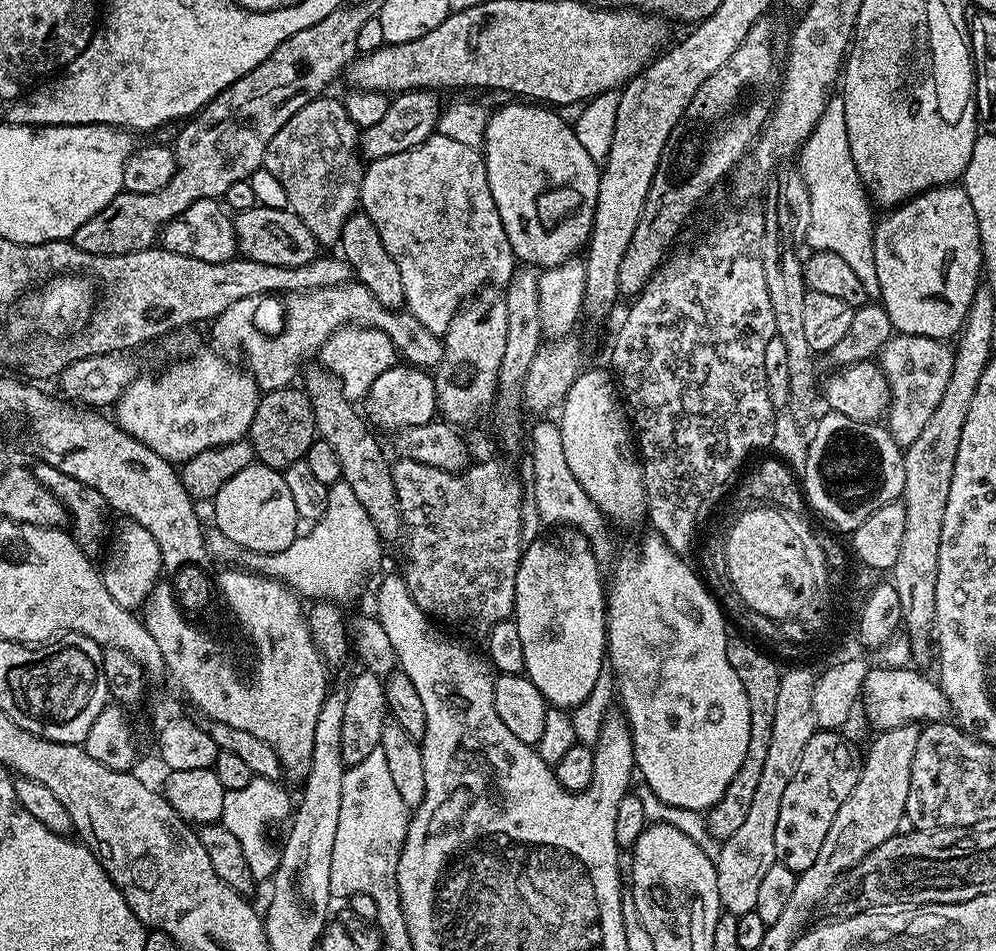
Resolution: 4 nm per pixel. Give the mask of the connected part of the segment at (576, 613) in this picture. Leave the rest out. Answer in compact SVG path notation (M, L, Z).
M564 526L553 534L549 540L544 540L541 544L532 544L523 549L516 575L516 607L514 609L514 619L518 626L518 639L522 642L522 658L524 659L524 672L528 680L538 686L538 690L544 695L553 708L571 710L577 708L580 703L594 690L594 682L598 682L598 674L606 668L606 649L608 646L608 622L606 619L606 580L600 577L601 561L596 560L592 553L588 538L577 532L574 527Z

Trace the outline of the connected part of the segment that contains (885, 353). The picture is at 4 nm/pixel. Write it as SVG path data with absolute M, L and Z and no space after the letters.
M893 334L878 355L878 367L884 373L890 400L886 413L886 427L894 442L907 446L922 434L922 426L930 422L930 414L942 402L950 370L954 366L954 348L951 343L934 338Z

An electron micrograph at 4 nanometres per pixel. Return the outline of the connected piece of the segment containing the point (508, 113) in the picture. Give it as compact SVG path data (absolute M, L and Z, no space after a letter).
M512 103L516 104L508 104L497 112L493 111L484 131L482 155L486 178L490 182L490 194L494 194L494 206L498 206L506 238L510 238L510 246L517 261L540 270L554 268L573 259L577 255L576 251L579 248L581 251L587 245L596 213L601 169L578 142L573 125L559 111L548 106Z

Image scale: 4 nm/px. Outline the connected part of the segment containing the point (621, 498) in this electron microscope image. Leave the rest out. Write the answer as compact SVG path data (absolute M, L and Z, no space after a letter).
M607 370L581 371L561 405L558 423L564 457L584 492L611 523L634 522L643 517L644 469L620 394Z

